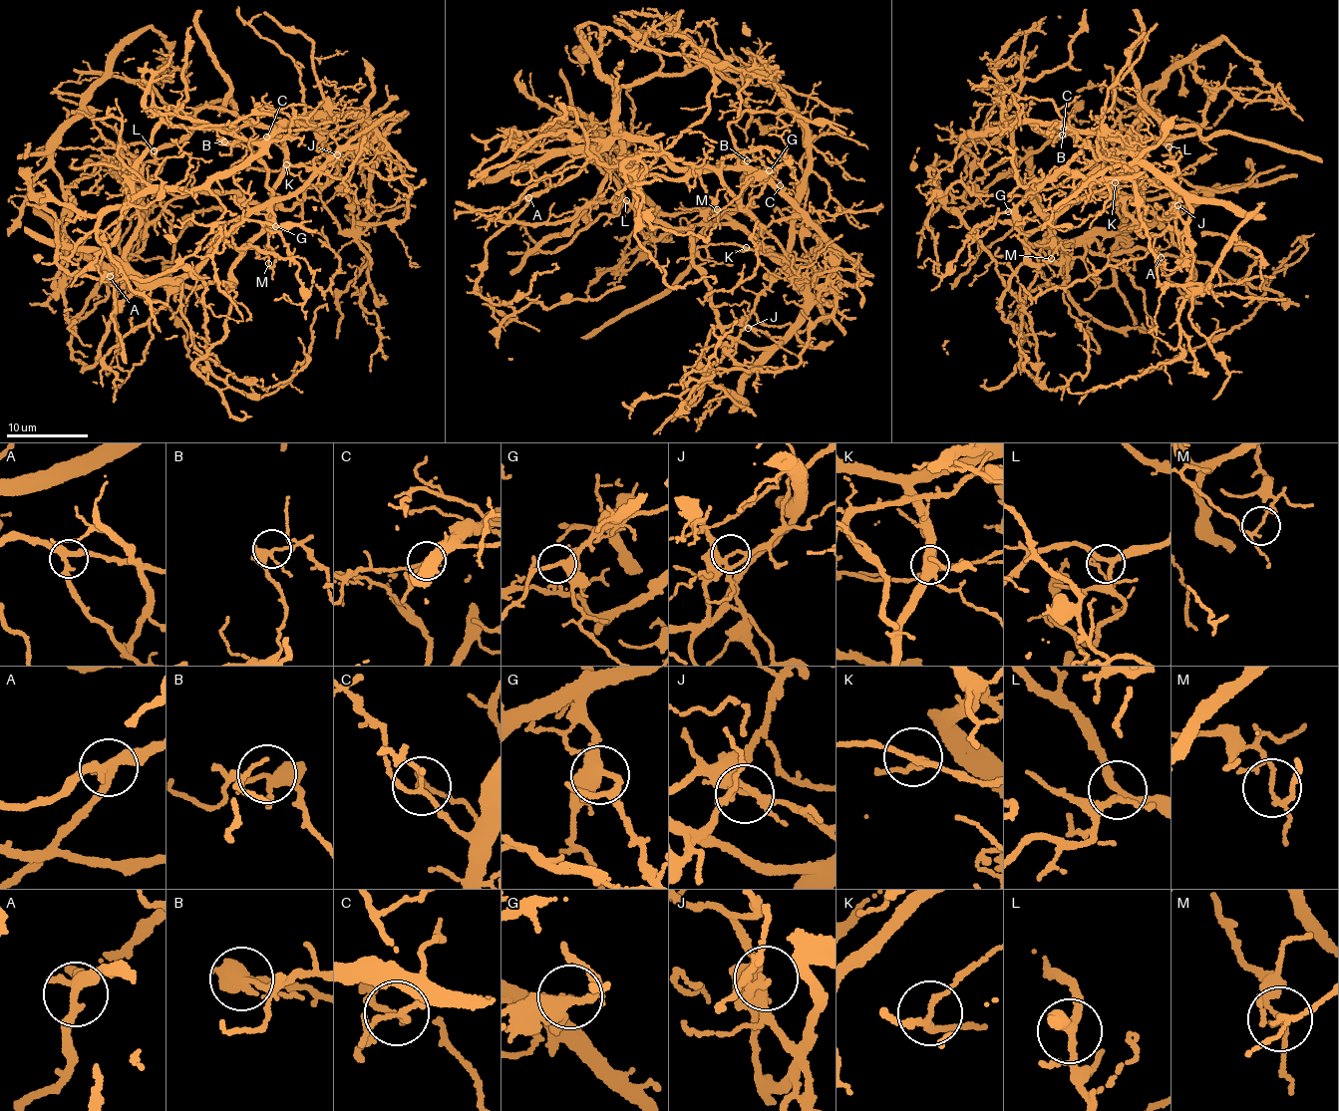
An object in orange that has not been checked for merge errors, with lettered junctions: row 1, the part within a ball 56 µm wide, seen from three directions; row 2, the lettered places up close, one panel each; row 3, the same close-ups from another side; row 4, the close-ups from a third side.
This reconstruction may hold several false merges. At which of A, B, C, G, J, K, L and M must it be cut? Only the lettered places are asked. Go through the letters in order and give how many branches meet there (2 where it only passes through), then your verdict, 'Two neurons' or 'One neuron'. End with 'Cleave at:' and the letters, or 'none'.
A: Branches: 4. One neuron
B: Branches: 4. Two neurons
C: Branches: 4. One neuron
G: Branches: 5. One neuron
J: Branches: 5. Two neurons
K: Branches: 3. One neuron
L: Branches: 4. One neuron
M: Branches: 3. Two neurons
Cleave at: B, J, M

